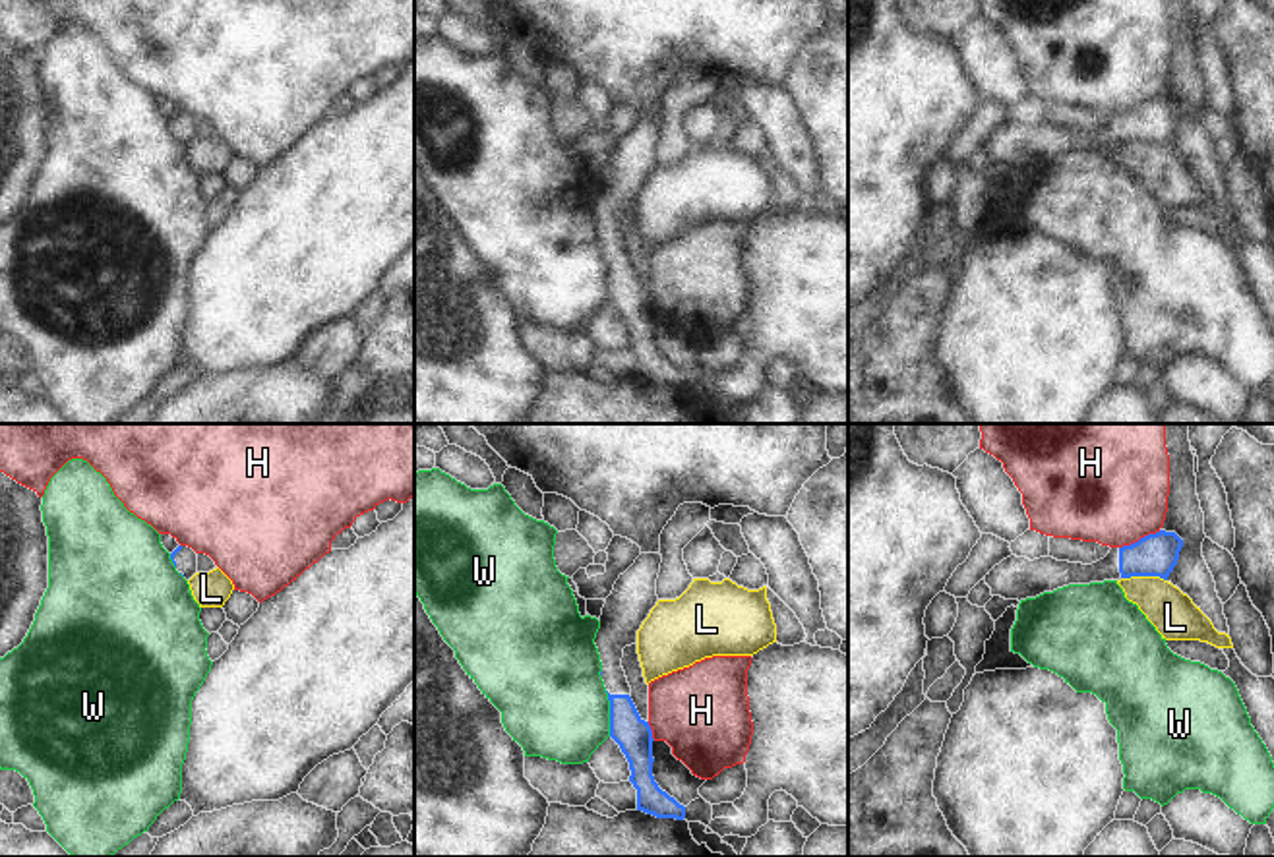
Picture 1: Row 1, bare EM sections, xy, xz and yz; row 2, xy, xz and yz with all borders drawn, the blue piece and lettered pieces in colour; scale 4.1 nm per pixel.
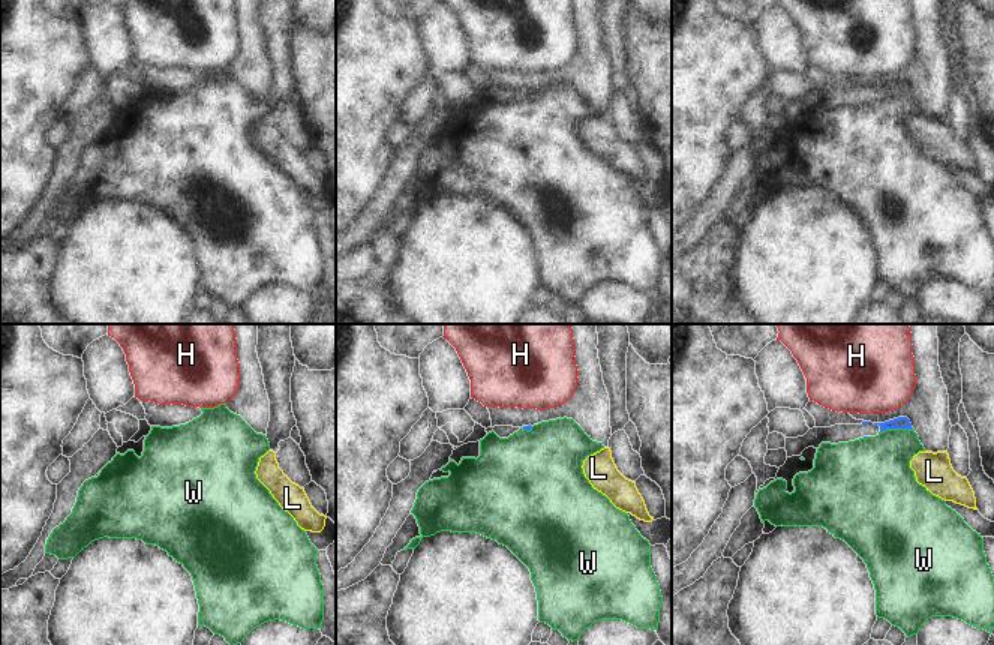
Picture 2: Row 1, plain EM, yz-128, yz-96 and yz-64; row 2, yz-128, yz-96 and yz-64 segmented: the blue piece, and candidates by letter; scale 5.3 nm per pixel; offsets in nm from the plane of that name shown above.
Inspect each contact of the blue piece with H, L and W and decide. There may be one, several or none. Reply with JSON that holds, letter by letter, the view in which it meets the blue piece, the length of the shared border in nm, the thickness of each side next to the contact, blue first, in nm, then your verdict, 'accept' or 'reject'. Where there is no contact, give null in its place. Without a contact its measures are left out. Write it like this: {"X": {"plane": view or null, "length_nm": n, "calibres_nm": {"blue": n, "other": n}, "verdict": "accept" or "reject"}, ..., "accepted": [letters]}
{"H": {"plane": "yz", "length_nm": 190, "calibres_nm": {"blue": 180, "other": 480}, "verdict": "reject"}, "L": {"plane": "yz", "length_nm": 190, "calibres_nm": {"blue": 180, "other": 190}, "verdict": "reject"}, "W": {"plane": "xz", "length_nm": 190, "calibres_nm": {"blue": 150, "other": 440}, "verdict": "reject"}, "accepted": []}

